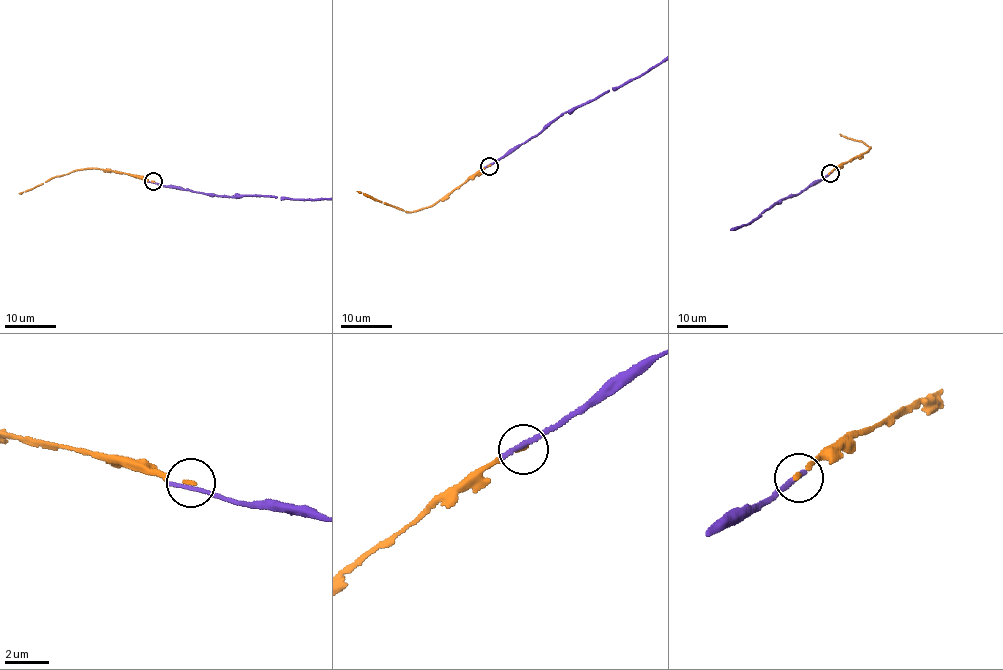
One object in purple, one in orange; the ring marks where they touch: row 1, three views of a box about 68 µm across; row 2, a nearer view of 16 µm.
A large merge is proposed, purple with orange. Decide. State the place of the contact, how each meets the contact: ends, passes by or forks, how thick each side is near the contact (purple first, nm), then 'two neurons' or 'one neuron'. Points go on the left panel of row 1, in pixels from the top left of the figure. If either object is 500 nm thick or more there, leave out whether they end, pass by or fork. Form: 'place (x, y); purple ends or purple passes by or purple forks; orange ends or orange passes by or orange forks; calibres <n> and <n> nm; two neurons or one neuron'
place (153, 181); purple ends; orange ends; calibres 260 and 150 nm; two neurons

